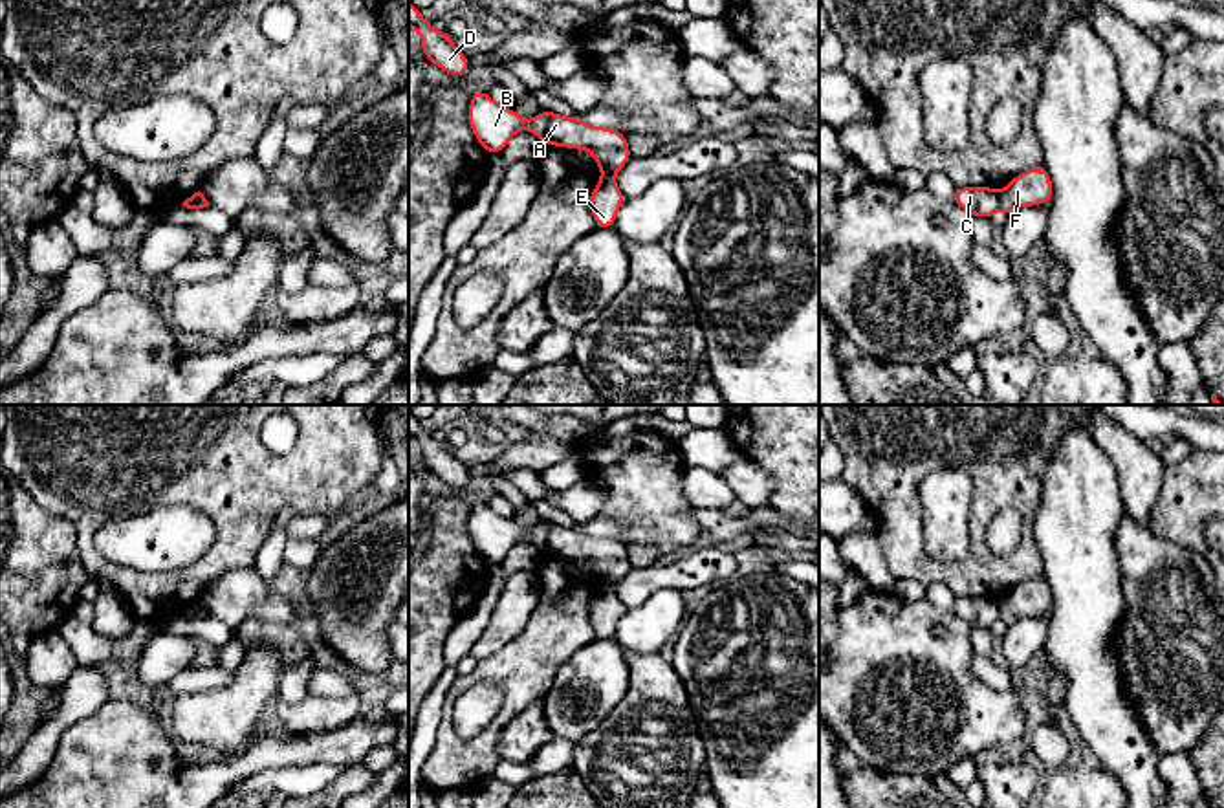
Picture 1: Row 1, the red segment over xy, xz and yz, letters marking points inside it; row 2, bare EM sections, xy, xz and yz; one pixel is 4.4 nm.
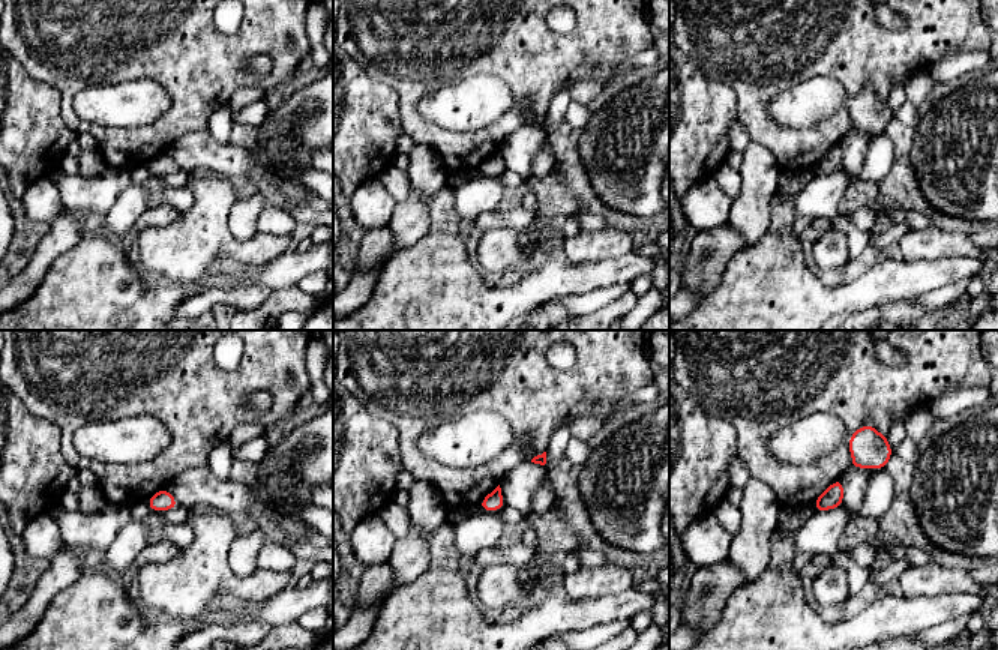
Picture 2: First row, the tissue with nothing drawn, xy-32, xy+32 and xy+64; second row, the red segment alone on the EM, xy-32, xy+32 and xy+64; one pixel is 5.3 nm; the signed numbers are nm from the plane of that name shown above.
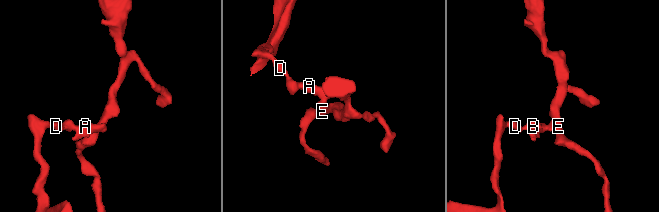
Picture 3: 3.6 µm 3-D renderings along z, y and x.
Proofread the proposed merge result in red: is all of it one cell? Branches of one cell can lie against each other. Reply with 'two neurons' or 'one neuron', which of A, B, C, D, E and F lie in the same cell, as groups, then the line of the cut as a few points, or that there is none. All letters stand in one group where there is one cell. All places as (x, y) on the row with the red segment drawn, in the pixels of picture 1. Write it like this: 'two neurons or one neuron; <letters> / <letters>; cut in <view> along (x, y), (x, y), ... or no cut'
two neurons; A B C D / E F; cut in yz along (997, 193), (1001, 207)

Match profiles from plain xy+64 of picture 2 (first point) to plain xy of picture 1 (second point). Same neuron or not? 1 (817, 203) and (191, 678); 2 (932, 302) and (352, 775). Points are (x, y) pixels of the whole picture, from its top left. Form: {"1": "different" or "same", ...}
{"1": "different", "2": "different"}

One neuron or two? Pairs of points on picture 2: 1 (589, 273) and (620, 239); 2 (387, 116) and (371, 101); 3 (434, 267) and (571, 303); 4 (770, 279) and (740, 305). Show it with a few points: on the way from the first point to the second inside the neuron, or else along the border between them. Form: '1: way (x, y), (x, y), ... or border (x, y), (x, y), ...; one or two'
1: border (634, 251), (583, 261), (572, 261), (566, 255); two
2: way (383, 113), (375, 105); one
3: border (587, 290), (578, 294), (556, 296), (550, 300); two
4: way (763, 287), (748, 302); one

